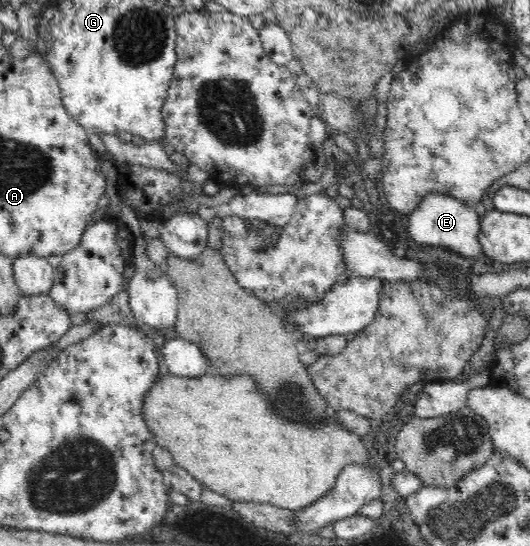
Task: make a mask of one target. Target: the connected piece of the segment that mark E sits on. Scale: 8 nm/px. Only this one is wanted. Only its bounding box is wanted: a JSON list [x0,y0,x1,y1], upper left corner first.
[409,193,482,259]

